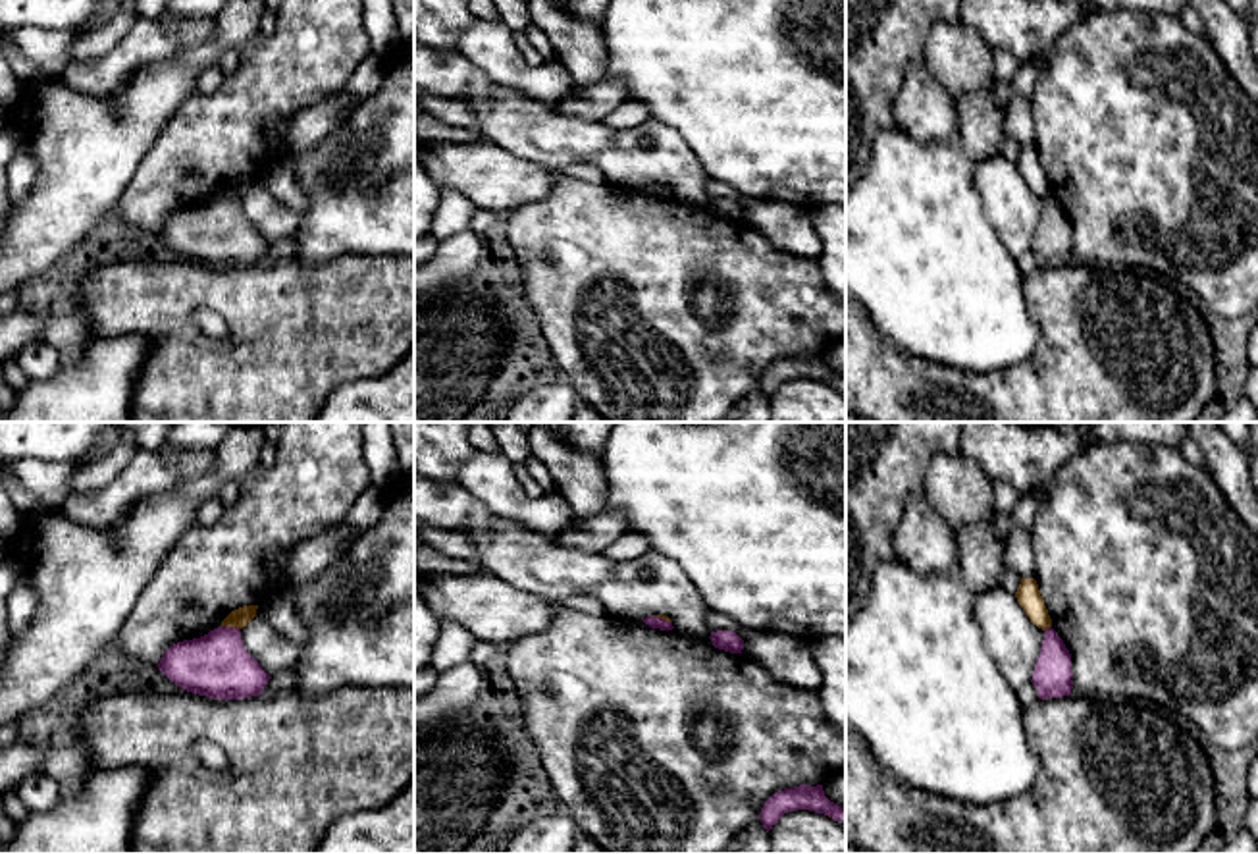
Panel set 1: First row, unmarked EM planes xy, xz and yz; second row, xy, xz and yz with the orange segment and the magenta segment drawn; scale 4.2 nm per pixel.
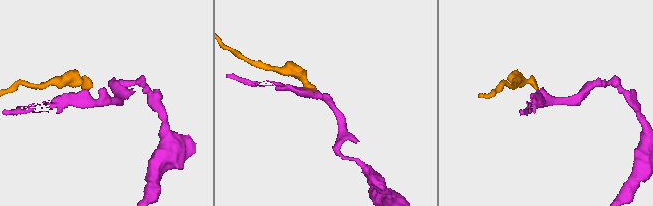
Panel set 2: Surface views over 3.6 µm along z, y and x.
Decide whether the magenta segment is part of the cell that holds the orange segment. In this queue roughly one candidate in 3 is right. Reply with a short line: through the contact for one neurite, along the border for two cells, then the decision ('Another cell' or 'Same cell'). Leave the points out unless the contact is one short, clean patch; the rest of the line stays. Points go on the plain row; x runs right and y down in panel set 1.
Line: xy (222, 193), (239, 197). Another cell

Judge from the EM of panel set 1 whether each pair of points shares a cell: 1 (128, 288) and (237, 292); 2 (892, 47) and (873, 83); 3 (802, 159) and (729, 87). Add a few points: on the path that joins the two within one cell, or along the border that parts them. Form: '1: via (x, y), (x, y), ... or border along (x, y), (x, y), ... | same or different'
1: via (155, 290), (210, 290) | same
2: via (883, 56), (873, 66), (873, 74) | same
3: via (785, 141), (746, 103) | same

